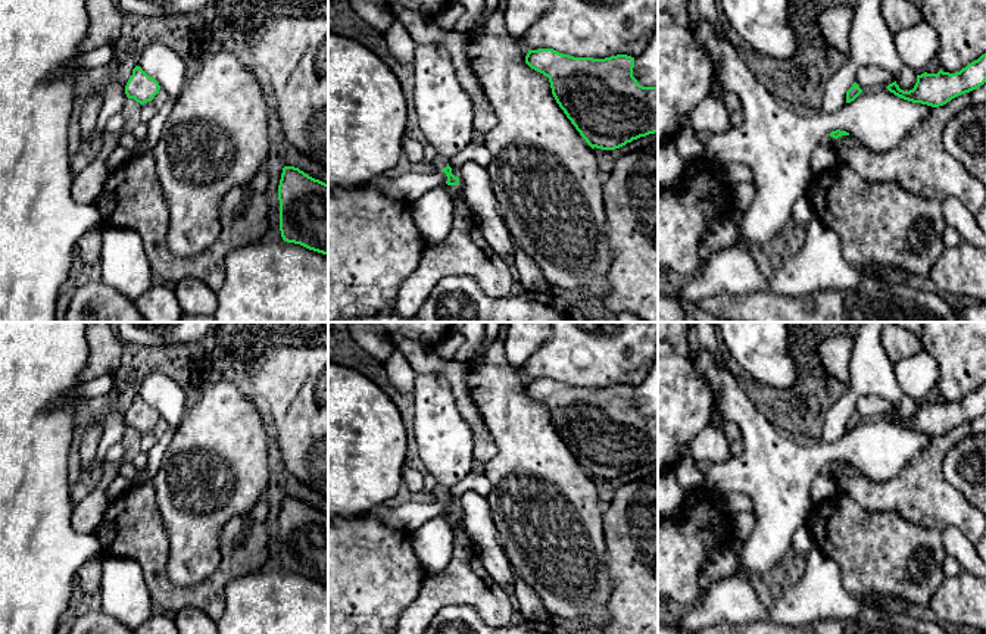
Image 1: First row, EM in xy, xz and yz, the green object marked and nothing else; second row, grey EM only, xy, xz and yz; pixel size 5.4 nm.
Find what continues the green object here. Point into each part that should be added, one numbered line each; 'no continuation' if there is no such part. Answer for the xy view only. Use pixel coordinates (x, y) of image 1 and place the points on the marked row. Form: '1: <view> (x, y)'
no continuation

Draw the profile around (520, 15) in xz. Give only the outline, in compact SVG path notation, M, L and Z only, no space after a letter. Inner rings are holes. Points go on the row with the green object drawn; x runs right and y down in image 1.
M505 0L505 24L514 37L522 37L549 7L550 0Z

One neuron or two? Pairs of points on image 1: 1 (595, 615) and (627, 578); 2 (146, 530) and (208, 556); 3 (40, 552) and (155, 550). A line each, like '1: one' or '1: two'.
1: two
2: two
3: two

